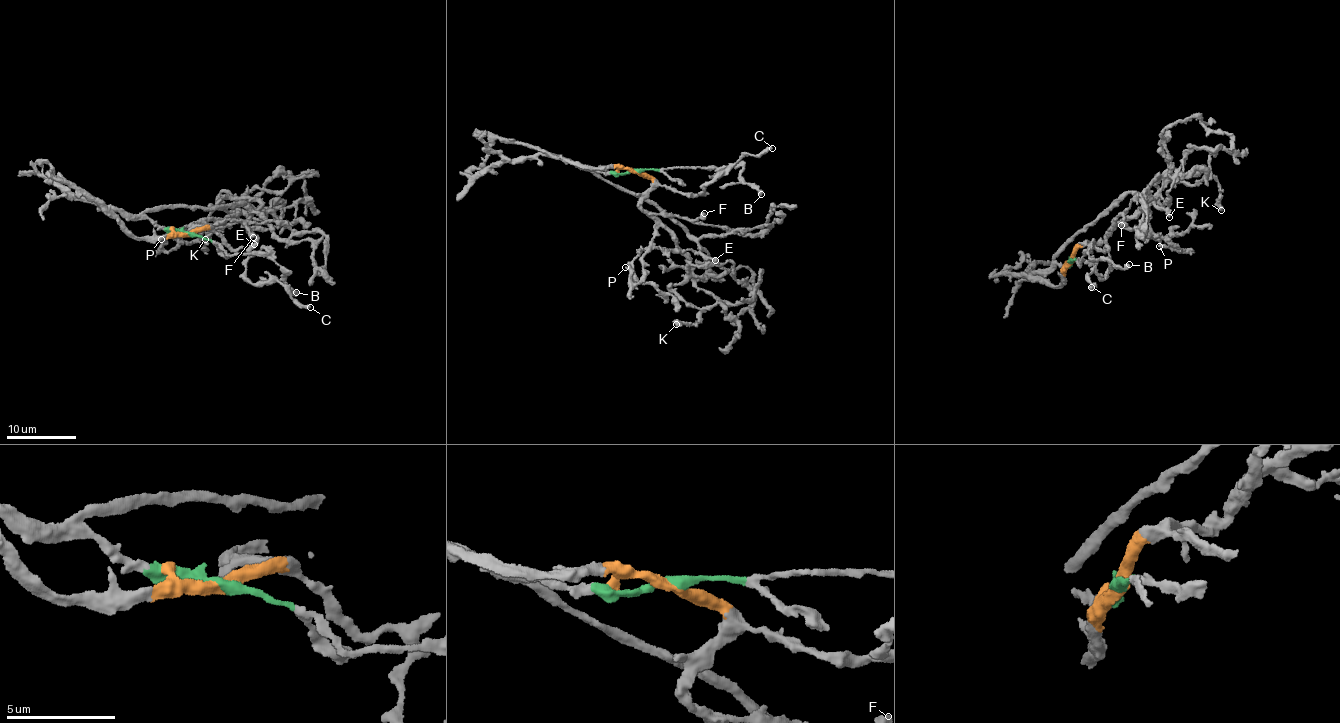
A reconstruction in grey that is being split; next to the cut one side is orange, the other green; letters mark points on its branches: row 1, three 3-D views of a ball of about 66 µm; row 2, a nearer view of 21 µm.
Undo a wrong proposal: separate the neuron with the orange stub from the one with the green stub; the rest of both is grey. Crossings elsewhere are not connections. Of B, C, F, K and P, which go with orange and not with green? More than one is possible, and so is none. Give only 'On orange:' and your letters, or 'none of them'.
On orange: C, F, K, P

